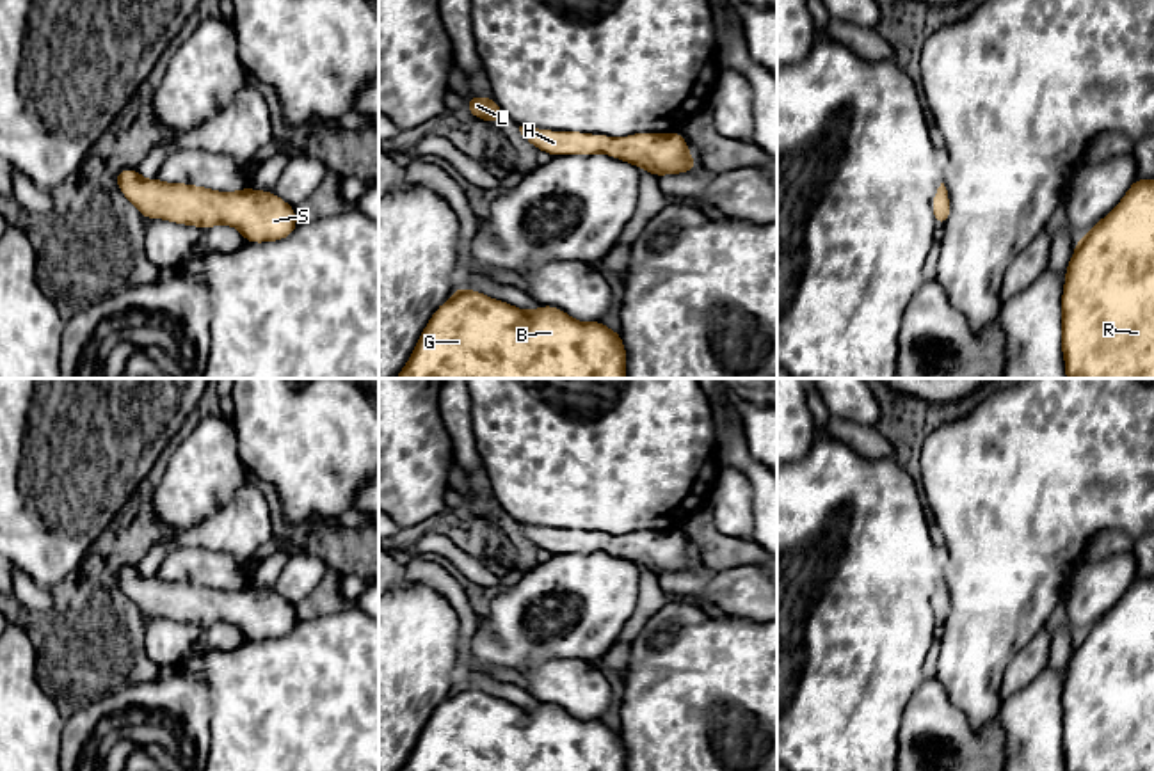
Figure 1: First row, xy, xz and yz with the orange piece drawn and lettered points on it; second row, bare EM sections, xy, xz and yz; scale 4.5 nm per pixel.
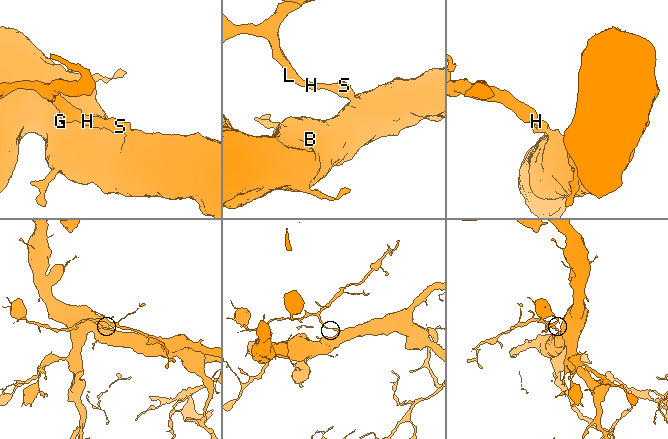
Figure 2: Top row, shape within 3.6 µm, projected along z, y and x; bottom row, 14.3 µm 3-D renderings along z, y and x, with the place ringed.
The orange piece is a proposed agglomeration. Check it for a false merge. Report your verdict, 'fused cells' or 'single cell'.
single cell

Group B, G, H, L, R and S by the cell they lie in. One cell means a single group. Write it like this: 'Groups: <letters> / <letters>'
Groups: B G H L R S

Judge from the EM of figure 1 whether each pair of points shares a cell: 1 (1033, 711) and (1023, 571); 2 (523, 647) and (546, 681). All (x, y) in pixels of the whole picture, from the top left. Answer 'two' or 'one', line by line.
1: two
2: two

